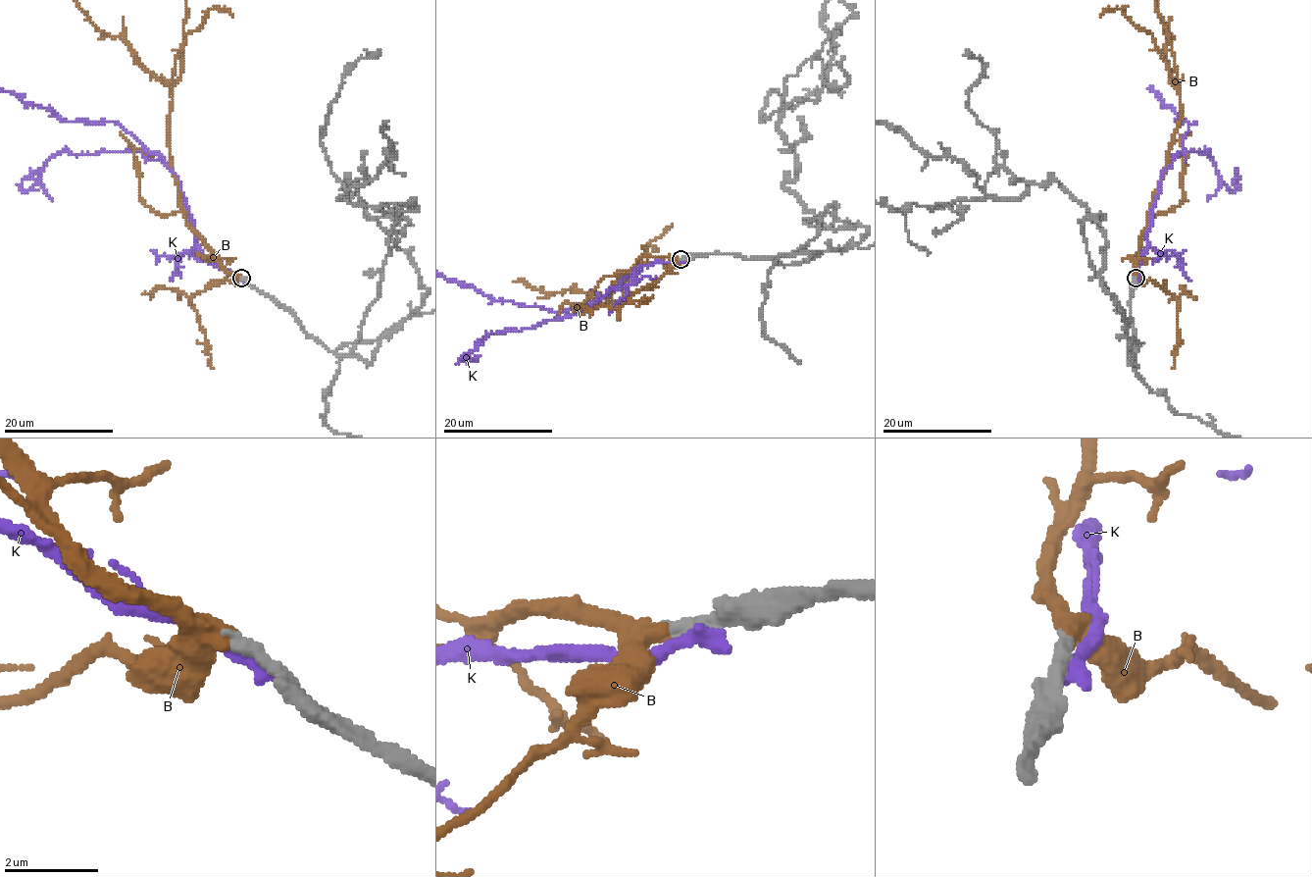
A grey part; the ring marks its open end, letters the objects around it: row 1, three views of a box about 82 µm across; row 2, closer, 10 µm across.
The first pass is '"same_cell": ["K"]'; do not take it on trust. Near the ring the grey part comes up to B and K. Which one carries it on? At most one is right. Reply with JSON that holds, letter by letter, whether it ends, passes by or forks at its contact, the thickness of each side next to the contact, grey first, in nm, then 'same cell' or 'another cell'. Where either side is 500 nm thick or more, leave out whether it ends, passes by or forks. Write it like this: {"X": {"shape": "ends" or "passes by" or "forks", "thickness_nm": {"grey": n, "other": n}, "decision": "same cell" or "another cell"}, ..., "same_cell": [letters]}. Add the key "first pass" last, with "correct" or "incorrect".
{"B": {"shape": "ends", "thickness_nm": {"grey": 320, "other": 440}, "decision": "same cell"}, "K": {"shape": "ends", "thickness_nm": {"grey": 440, "other": 380}, "decision": "another cell"}, "same_cell": ["B"], "first pass": "incorrect"}

